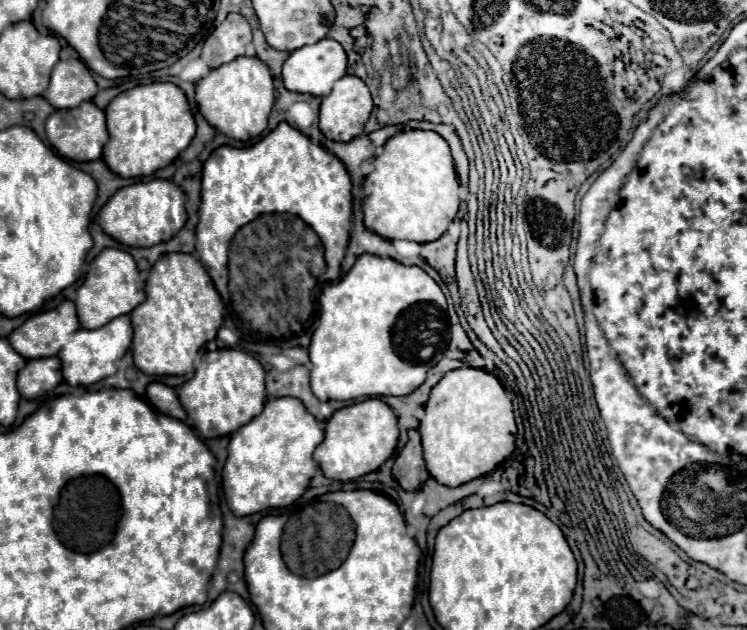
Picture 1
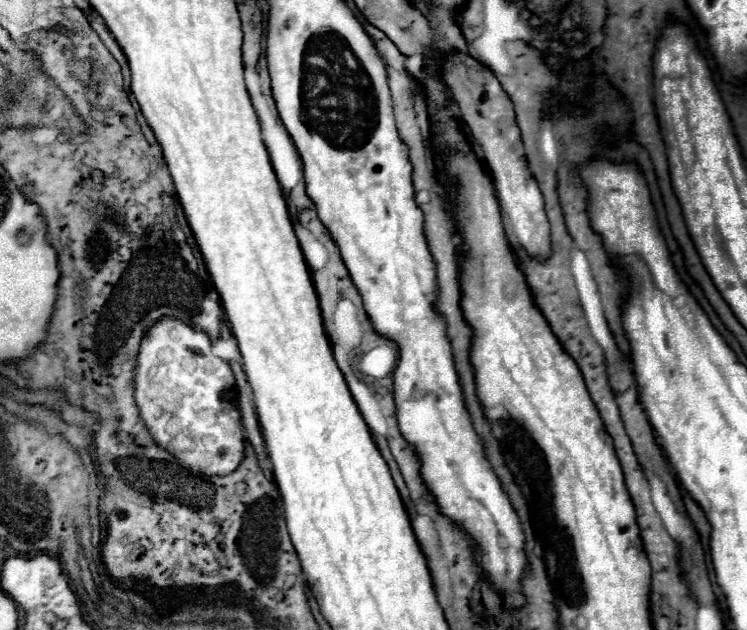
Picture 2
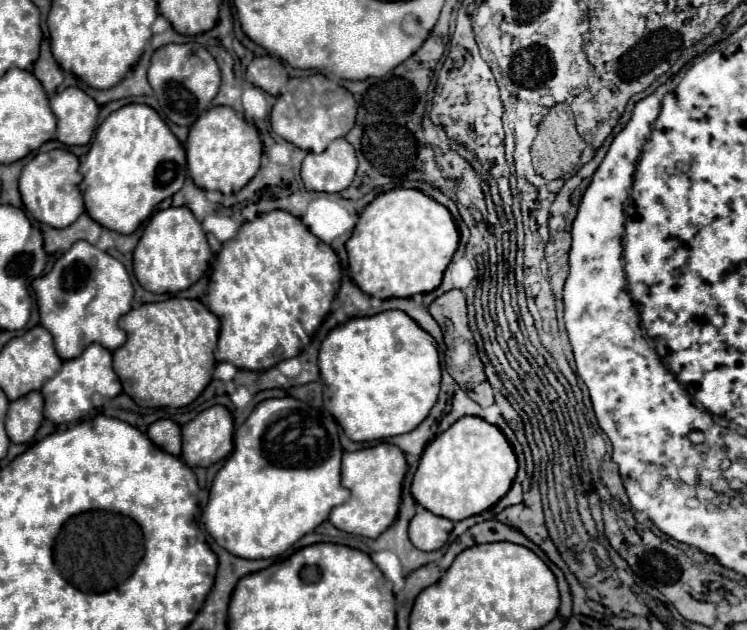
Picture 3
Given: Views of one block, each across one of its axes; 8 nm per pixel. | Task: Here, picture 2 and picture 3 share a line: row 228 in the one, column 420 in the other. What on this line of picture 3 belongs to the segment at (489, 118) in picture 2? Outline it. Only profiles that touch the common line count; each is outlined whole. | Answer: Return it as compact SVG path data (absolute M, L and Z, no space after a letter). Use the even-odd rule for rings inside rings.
M418 506L416 516L410 522L410 540L418 550L438 550L448 542L454 524L446 518L434 516L426 508Z

